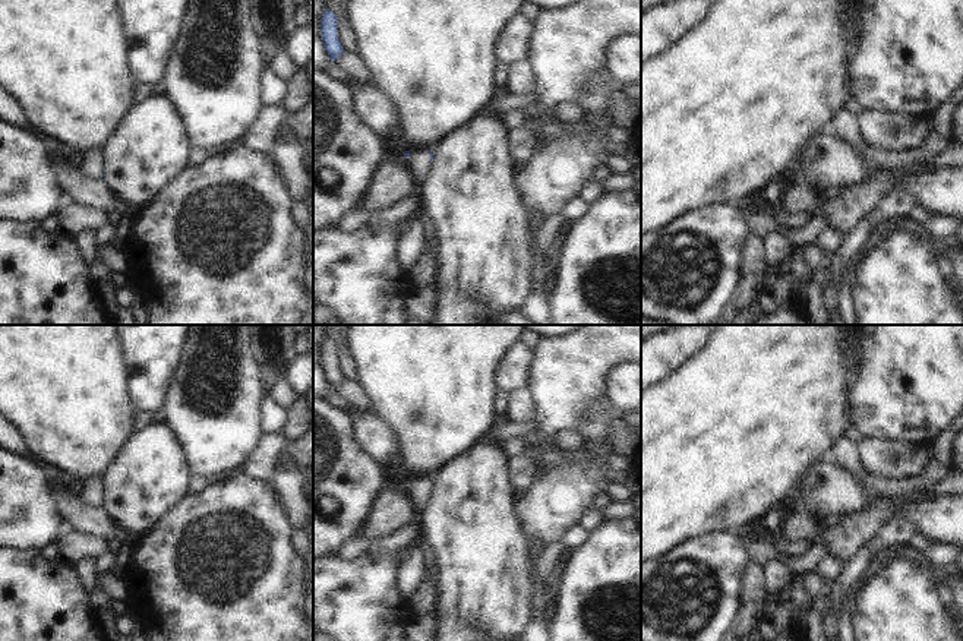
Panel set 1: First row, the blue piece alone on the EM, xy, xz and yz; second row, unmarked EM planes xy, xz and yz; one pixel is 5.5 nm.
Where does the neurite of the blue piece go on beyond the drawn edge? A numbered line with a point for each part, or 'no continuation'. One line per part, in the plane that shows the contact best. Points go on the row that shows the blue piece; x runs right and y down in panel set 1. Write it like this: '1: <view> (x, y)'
1: xy (91, 166)

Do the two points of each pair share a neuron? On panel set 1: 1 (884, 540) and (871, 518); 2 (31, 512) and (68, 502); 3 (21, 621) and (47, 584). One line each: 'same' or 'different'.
1: different
2: different
3: same

